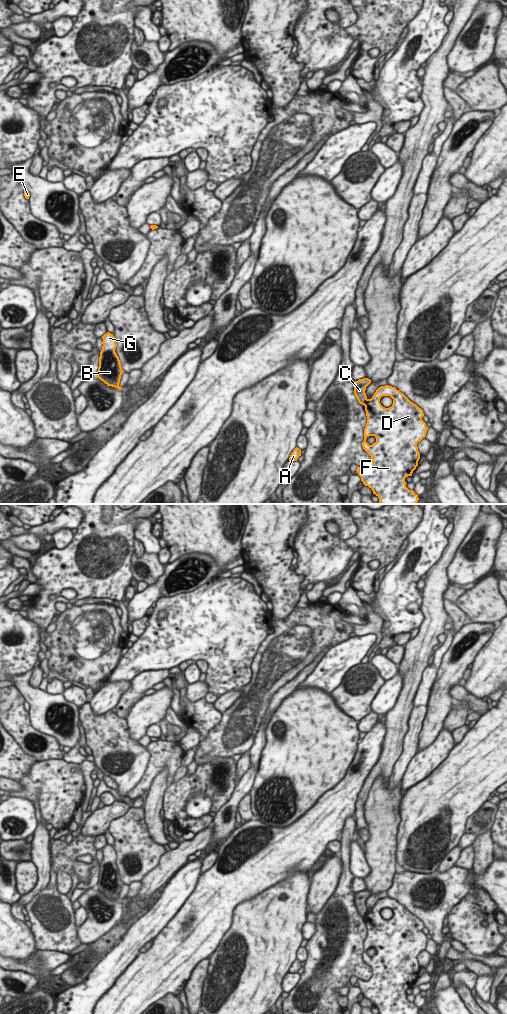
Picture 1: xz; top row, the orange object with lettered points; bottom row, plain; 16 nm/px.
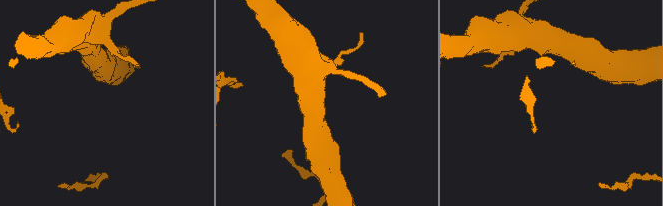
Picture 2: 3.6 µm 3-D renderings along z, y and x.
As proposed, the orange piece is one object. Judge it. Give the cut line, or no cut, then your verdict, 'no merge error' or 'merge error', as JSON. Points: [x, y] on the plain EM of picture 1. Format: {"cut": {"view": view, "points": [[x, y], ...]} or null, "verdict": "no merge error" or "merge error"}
{"cut": {"view": "xz", "points": [[367, 911], [364, 917]]}, "verdict": "merge error"}

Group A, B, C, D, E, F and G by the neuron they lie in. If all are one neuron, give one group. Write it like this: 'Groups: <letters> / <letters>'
Groups: A D E F / B C G

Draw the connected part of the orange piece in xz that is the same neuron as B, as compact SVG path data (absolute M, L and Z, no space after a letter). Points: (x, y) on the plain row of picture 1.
M107 844L102 848L102 851L103 858L100 864L99 879L96 888L107 898L122 902L119 895L124 883L122 882L119 869L115 864L117 859L115 849L113 846Z

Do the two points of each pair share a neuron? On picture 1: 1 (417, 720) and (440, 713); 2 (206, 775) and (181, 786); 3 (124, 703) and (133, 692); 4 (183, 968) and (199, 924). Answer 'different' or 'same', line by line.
1: different
2: same
3: same
4: same

